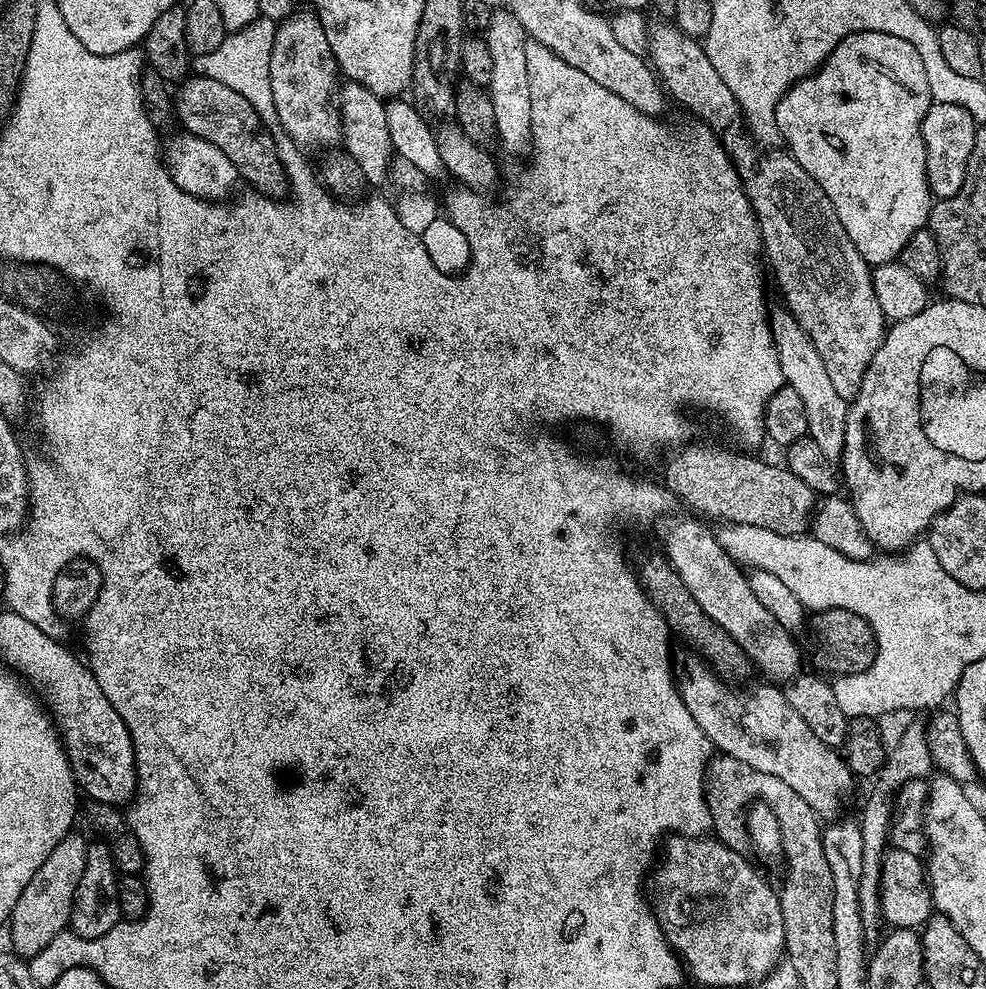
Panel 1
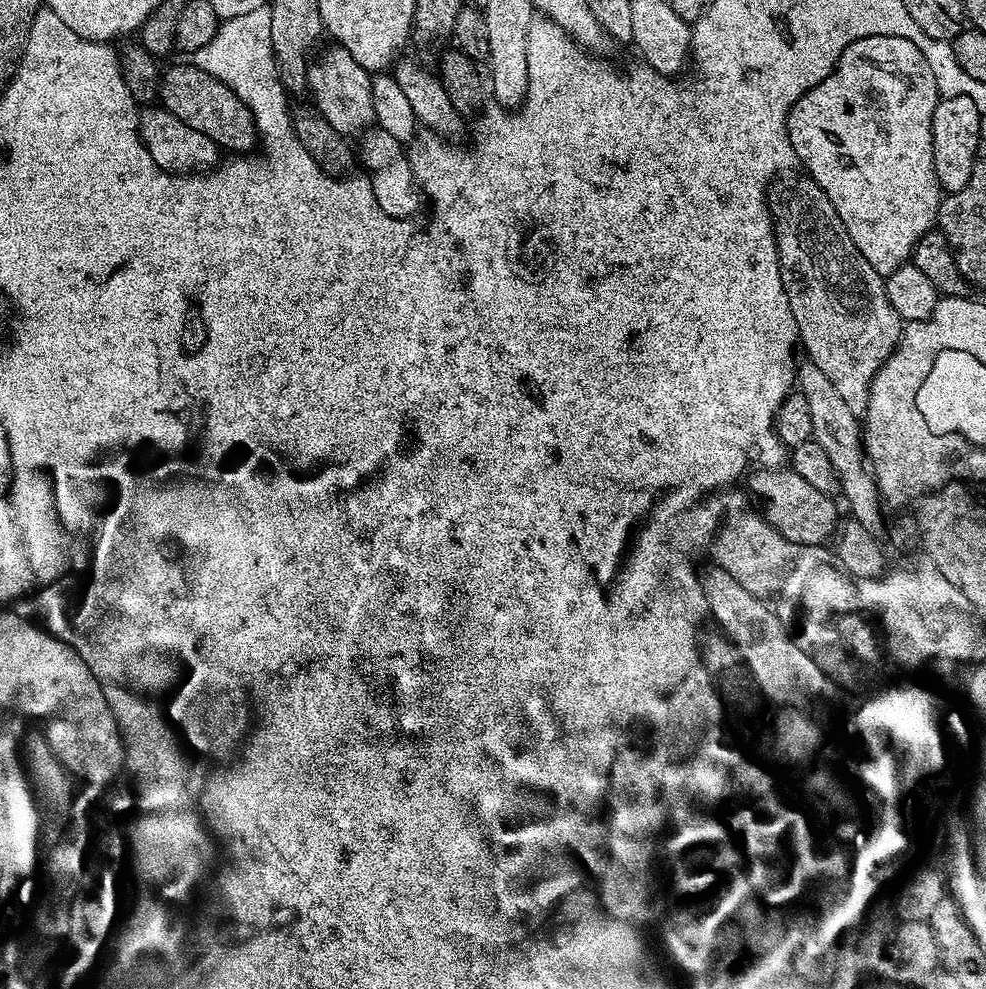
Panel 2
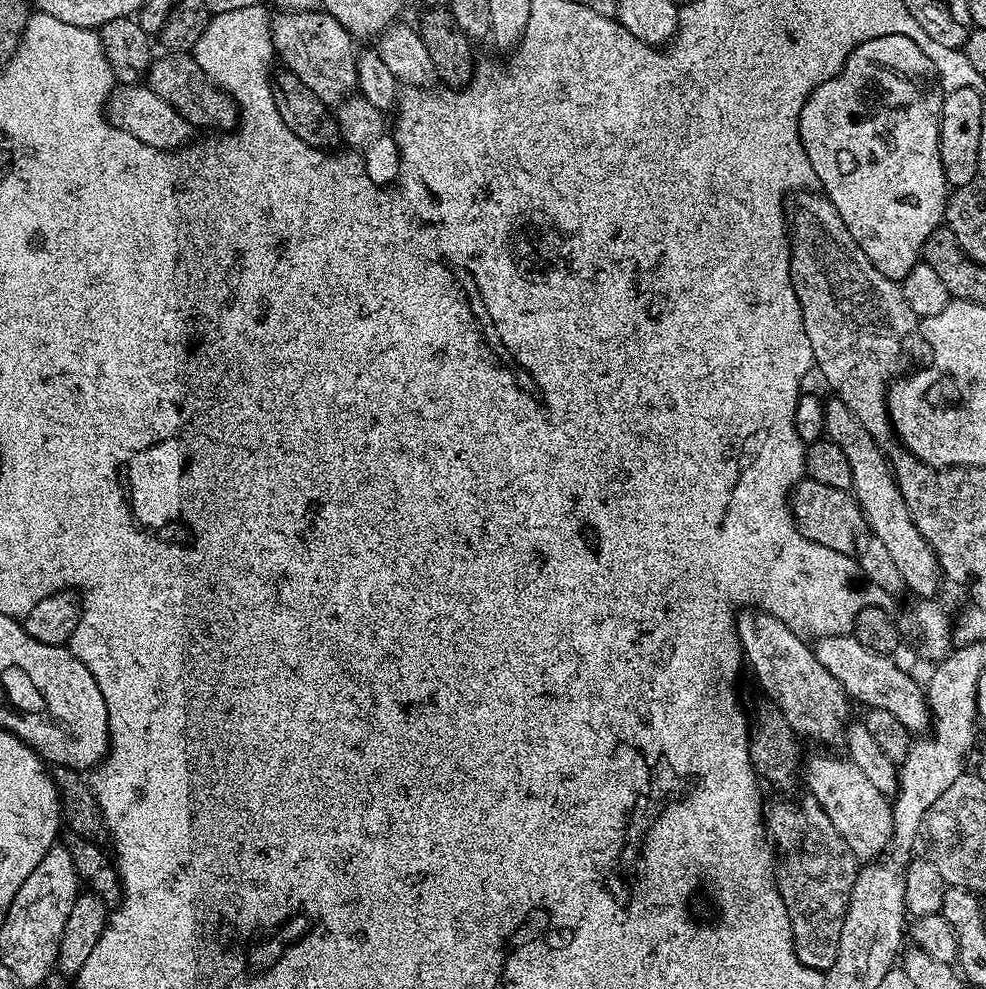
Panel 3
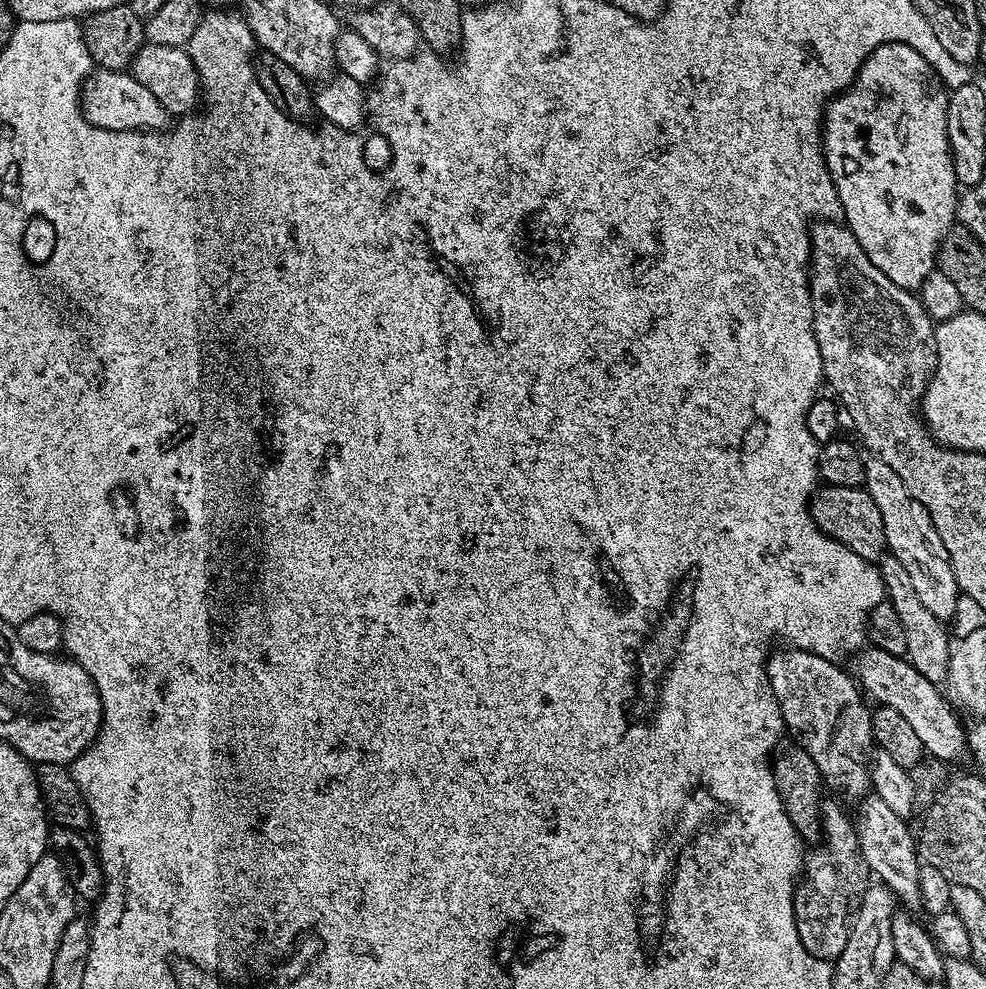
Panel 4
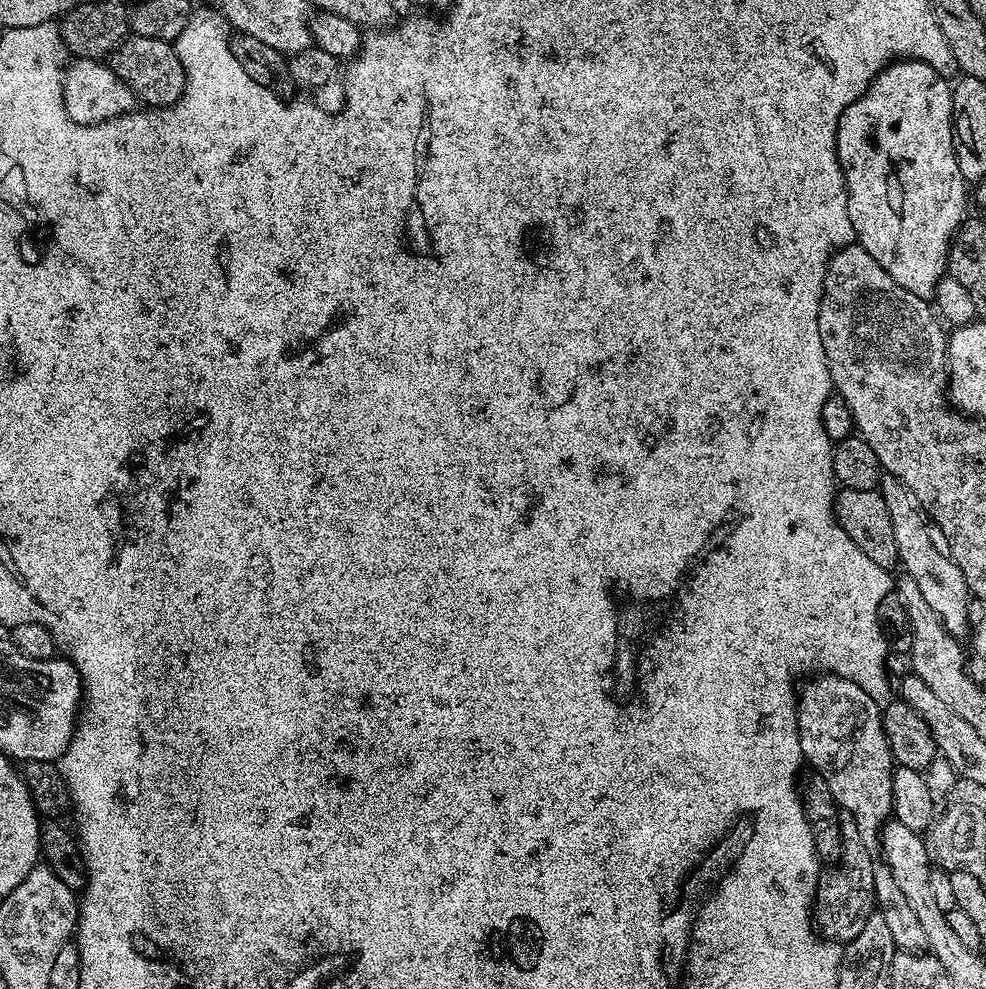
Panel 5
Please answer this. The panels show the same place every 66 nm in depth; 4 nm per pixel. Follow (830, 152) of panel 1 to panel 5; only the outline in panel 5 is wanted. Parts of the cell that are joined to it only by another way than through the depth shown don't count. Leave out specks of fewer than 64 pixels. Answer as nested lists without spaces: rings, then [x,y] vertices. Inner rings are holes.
[[[899,59],[895,62],[889,63],[876,77],[872,79],[871,86],[866,90],[866,94],[862,94],[862,98],[858,98],[850,106],[846,106],[846,110],[840,116],[838,122],[838,130],[834,133],[834,147],[838,150],[838,158],[840,159],[840,165],[844,168],[844,181],[848,187],[848,209],[850,210],[850,222],[852,223],[852,234],[855,243],[866,250],[866,254],[870,254],[870,258],[874,258],[874,262],[878,262],[878,266],[882,266],[882,270],[886,270],[886,274],[890,274],[890,278],[894,278],[894,282],[898,282],[898,286],[902,286],[902,290],[910,290],[910,294],[914,294],[918,298],[928,300],[935,297],[936,287],[938,282],[942,279],[948,271],[948,247],[952,244],[952,237],[956,235],[956,231],[959,230],[960,225],[964,223],[966,219],[966,213],[964,211],[968,208],[968,200],[970,204],[970,188],[969,185],[962,178],[962,170],[958,170],[958,158],[956,157],[956,146],[954,143],[954,129],[952,127],[952,90],[953,85],[947,84],[943,80],[941,69],[931,68],[926,62],[921,60],[902,60]]]

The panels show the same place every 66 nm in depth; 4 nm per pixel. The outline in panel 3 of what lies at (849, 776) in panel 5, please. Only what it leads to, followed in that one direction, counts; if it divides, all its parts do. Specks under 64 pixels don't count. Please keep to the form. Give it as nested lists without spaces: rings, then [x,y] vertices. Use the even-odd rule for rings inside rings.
[[[744,610],[738,616],[740,648],[745,661],[752,663],[756,671],[756,680],[765,692],[767,699],[776,705],[776,709],[786,718],[786,722],[797,737],[809,736],[812,740],[821,740],[832,744],[845,739],[845,729],[850,723],[848,707],[850,701],[844,693],[844,687],[818,662],[815,651],[808,648],[803,639],[784,625],[770,612]]]

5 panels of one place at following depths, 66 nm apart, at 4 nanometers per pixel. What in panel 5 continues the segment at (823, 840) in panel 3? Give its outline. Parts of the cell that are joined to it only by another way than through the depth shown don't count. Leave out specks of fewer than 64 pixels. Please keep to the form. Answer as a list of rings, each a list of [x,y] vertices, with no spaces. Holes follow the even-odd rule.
[[[846,811],[840,814],[842,854],[839,864],[829,867],[820,877],[814,901],[814,924],[819,935],[826,940],[847,942],[858,938],[862,926],[877,911],[874,894],[874,874],[870,867],[870,854],[858,834],[858,822]]]

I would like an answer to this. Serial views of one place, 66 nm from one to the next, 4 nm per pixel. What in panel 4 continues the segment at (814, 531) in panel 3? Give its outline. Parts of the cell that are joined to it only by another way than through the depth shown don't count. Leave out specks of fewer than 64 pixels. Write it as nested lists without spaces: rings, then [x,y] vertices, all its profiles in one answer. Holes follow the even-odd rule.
[[[827,486],[817,487],[810,505],[812,520],[828,536],[842,542],[854,554],[858,554],[863,560],[879,561],[885,555],[888,543],[886,542],[886,526],[882,522],[882,514],[870,498],[868,489],[861,486]]]

